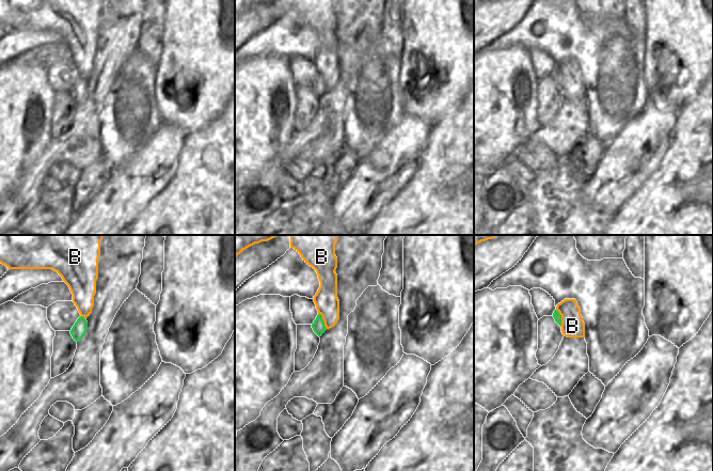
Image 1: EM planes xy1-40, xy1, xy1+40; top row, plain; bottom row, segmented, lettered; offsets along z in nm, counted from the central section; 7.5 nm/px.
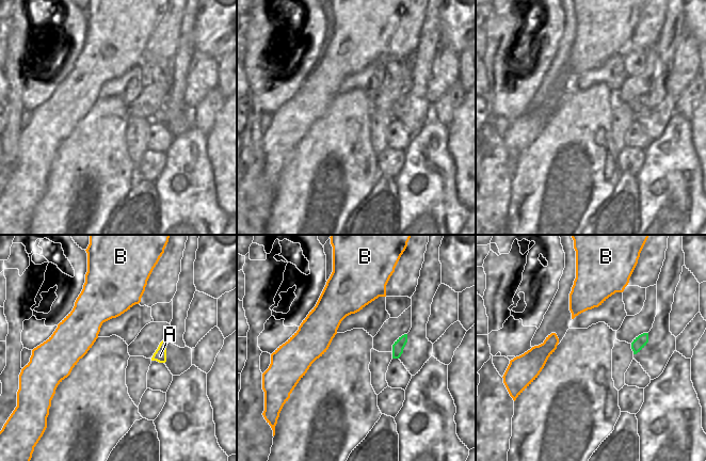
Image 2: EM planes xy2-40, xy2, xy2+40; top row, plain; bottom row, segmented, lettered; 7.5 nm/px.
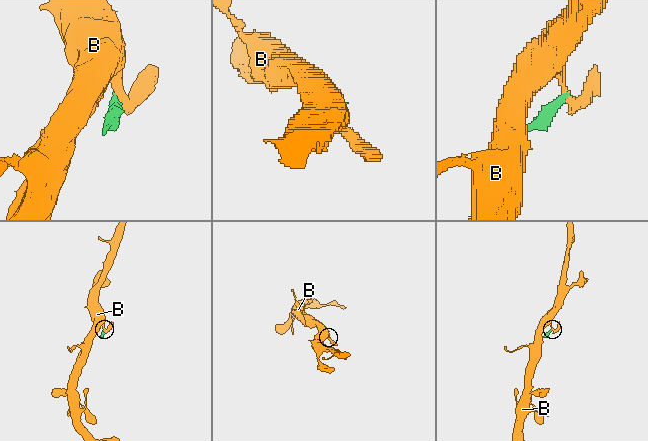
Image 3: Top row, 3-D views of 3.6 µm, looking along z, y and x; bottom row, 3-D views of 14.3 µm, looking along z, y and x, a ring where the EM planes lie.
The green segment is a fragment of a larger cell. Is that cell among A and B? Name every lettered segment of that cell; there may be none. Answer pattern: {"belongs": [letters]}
{"belongs": ["A"]}

